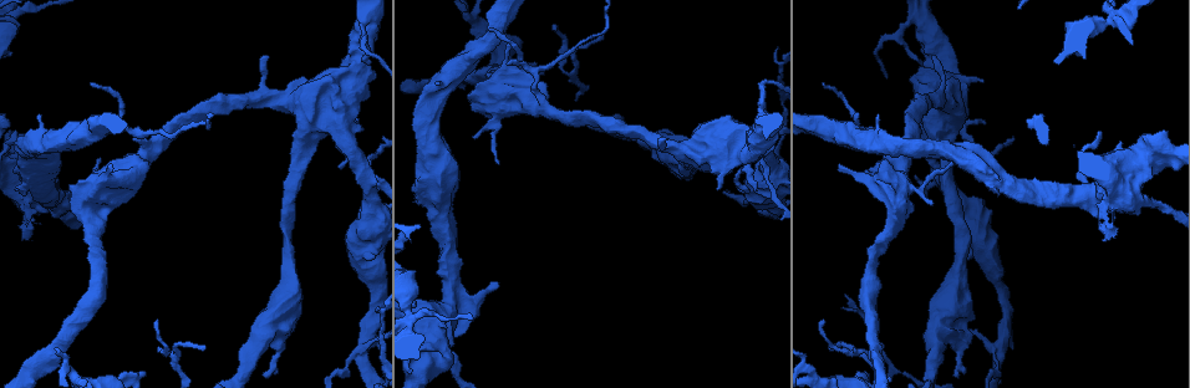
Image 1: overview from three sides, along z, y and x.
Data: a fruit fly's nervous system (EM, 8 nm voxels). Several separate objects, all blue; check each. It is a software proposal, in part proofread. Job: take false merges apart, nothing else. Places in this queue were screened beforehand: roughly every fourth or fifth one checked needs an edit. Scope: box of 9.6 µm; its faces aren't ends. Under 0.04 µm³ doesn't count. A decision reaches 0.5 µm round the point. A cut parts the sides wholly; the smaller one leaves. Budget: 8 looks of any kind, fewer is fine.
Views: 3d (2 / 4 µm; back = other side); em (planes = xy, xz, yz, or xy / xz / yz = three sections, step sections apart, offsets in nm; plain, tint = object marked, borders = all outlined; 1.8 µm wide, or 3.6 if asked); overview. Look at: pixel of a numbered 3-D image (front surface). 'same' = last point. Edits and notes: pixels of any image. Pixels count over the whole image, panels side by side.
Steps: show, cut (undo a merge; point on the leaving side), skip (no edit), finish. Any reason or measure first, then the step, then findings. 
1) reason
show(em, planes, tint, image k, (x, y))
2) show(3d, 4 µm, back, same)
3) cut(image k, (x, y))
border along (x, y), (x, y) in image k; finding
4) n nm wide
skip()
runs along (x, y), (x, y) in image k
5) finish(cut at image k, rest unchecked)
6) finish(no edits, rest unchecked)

abrupt turn
show(3d, 4 µm, back, image 1, (363, 359))

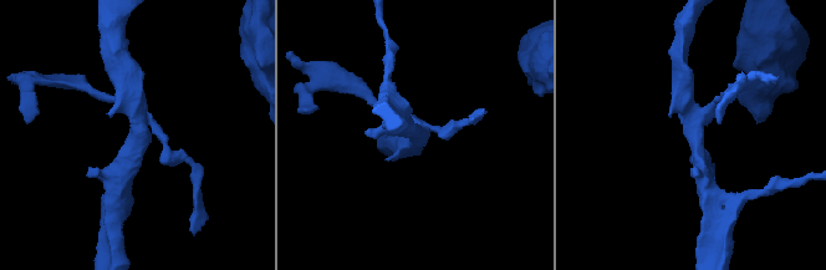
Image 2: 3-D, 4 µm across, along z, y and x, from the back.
4 arms
show(em, xz, step 4, tint, image 2, (138, 135))

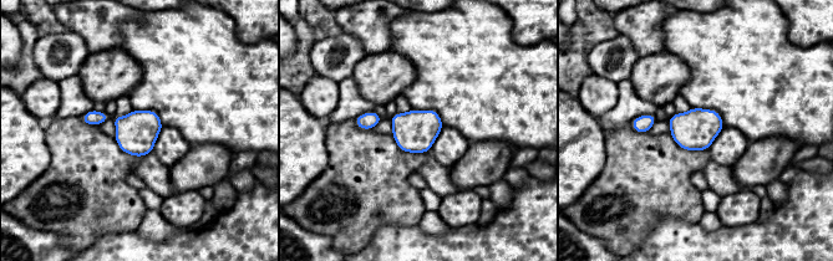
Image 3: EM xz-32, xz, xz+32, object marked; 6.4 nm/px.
cut it another way
show(em, planes, borders, same)

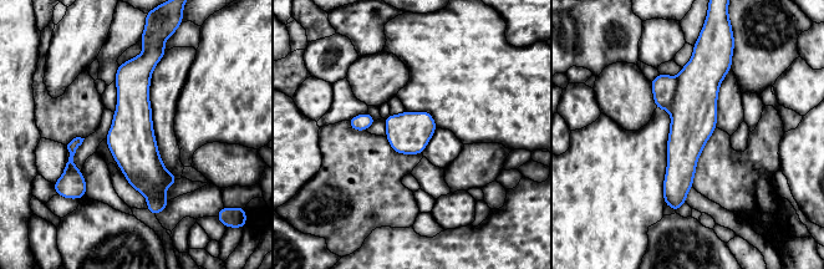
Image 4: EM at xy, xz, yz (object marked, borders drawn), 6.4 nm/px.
cut(image 4, (664, 86))
border along (677, 77), (675, 95), (667, 110) in image 4; a second neuron is stuck on

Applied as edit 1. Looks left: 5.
show(overview)

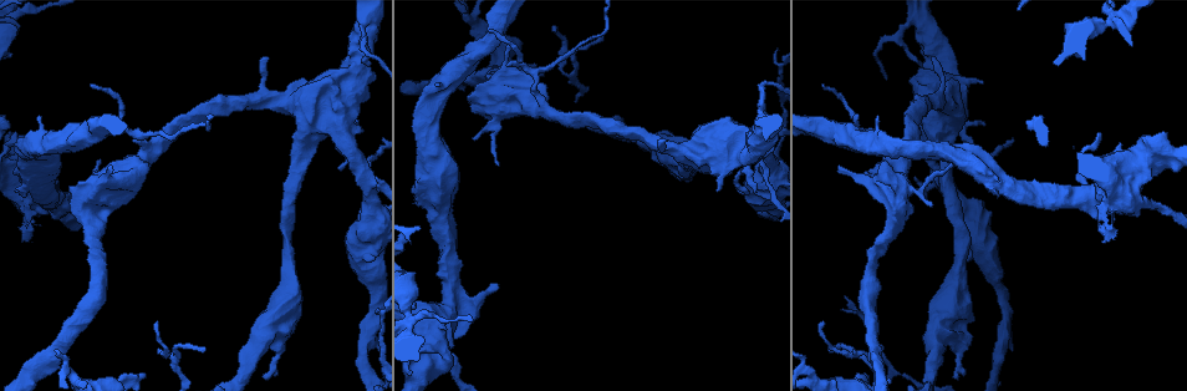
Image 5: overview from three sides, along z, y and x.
closes a loop
show(3d, 2 µm, image 5, (909, 49))

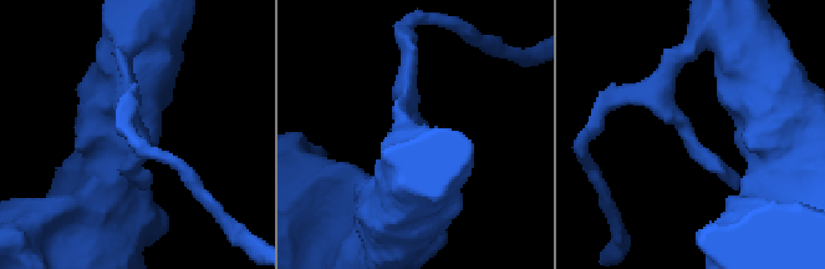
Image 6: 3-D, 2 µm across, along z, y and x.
show(em, xz, step 16, tint, image 6, (691, 139))

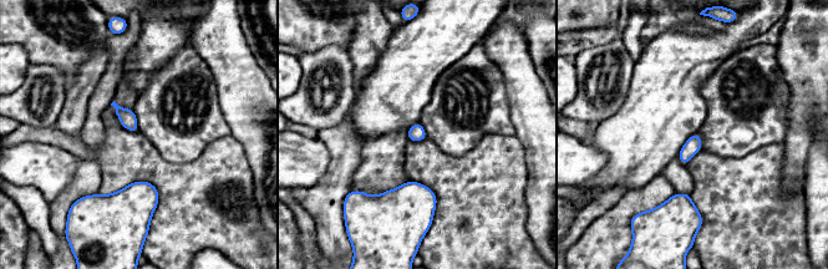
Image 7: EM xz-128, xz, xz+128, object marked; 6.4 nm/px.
show(em, planes, tint, same)

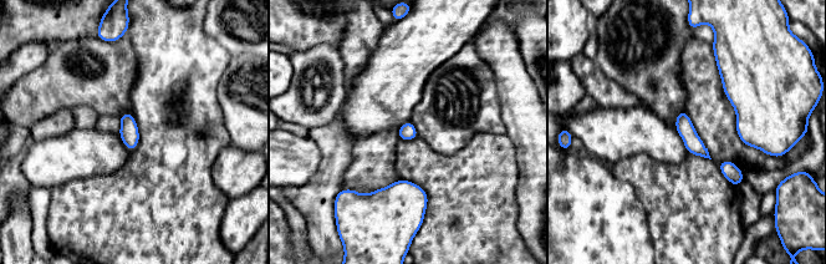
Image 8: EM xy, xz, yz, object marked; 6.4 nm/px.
skip()
one neuron here

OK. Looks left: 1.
calibre changes
show(em, 3.6 µm, planes, tint, image 5, (1129, 193))

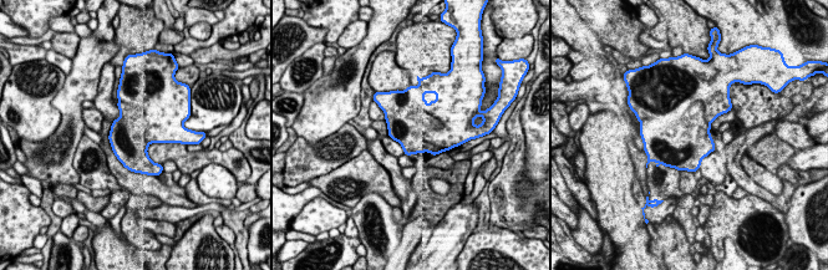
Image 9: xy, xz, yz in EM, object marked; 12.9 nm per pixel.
550 nm wide
cut(image 9, (669, 130))
a second neuron is stuck on

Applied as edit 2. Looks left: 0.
finish(cut at image 4, cut at image 9, rest unchecked)

